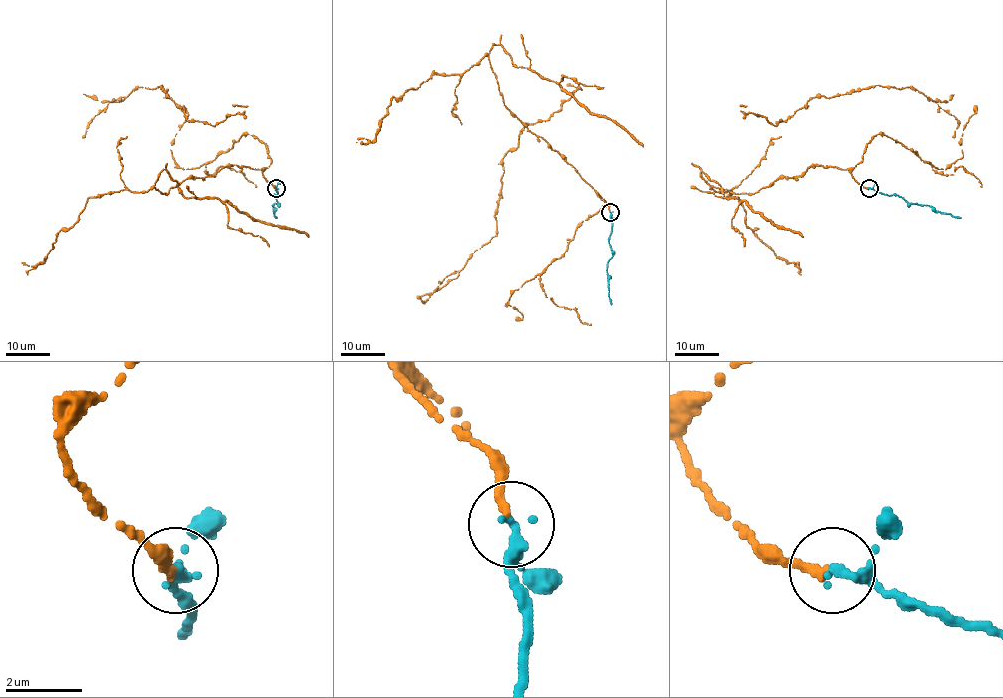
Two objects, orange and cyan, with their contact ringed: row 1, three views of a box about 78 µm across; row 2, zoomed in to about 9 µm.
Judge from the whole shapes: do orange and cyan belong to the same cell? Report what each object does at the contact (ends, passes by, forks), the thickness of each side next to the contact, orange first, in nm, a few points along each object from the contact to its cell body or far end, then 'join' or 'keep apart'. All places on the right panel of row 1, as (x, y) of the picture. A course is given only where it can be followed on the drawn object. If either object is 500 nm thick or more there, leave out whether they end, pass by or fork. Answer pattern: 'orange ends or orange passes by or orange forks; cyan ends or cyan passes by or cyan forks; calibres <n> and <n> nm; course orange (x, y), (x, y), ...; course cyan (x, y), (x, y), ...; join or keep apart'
orange ends; cyan ends; calibres 240 and 320 nm; course orange (868, 188), (847, 169), (812, 165), (754, 194), (733, 194), (702, 169), (724, 197), (803, 237); course cyan (868, 188), (898, 195), (913, 204), (928, 205), (960, 218); join

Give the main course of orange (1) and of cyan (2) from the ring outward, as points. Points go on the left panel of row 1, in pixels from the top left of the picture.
1: (275, 188), (260, 169), (226, 165), (168, 194), (154, 187), (164, 169), (185, 197), (228, 200), (309, 237)
2: (275, 188), (278, 204), (272, 205), (276, 218)

